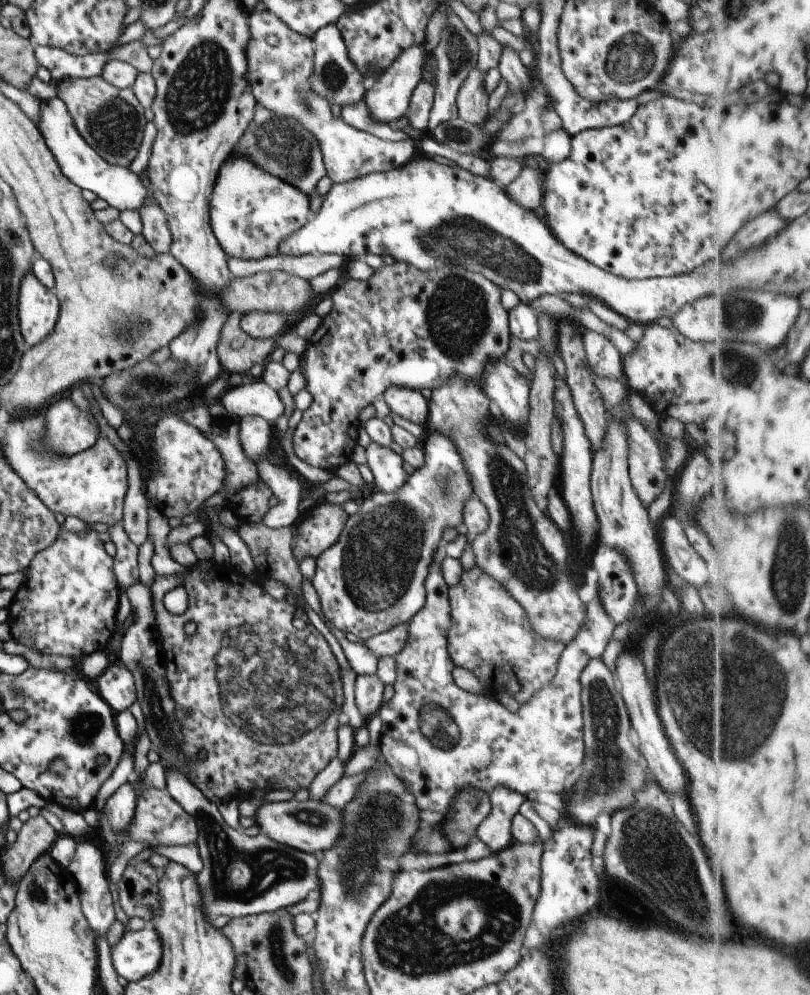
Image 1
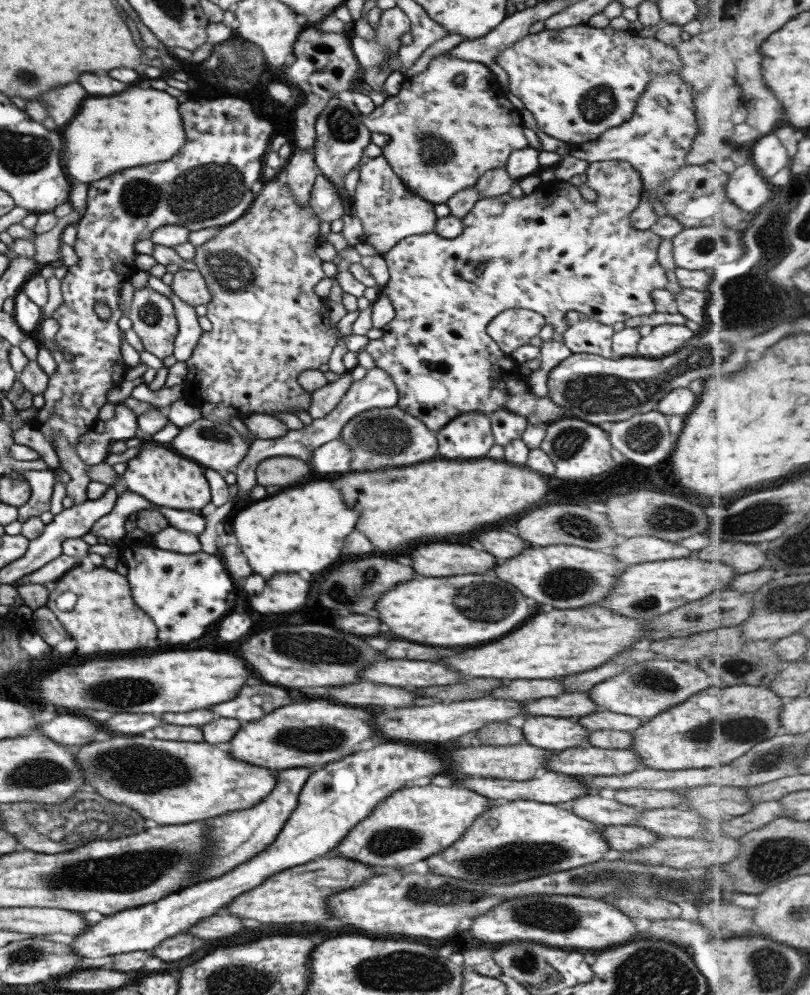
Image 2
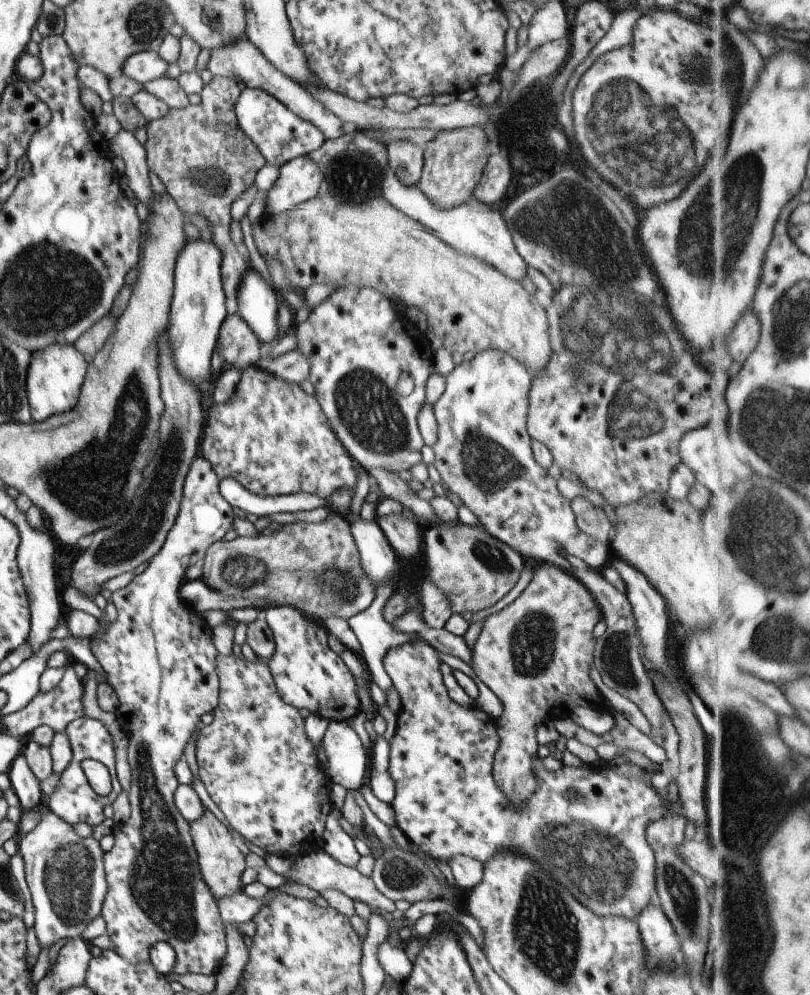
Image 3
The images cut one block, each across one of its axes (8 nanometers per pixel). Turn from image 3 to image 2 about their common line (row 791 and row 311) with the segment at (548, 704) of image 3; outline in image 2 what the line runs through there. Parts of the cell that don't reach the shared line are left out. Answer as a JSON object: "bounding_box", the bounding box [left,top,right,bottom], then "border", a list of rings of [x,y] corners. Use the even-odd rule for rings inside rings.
{"bounding_box":[487,309,547,355],"border":[[[506,309],[496,315],[487,327],[487,333],[507,355],[528,344],[538,336],[547,320],[542,314],[528,309]]]}

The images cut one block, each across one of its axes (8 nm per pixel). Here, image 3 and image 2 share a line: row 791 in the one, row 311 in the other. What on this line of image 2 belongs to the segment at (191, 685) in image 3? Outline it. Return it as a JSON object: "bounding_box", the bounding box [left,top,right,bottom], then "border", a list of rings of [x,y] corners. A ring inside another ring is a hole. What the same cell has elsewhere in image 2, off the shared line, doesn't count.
{"bounding_box":[128,286,179,358],"border":[[[150,286],[135,290],[128,316],[144,351],[158,358],[174,354],[179,325],[170,299]]]}

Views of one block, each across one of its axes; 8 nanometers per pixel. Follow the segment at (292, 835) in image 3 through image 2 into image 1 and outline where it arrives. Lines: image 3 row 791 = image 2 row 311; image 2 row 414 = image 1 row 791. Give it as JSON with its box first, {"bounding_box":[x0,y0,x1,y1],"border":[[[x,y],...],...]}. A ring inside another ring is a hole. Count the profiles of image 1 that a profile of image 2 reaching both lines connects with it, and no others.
{"bounding_box":[151,562,344,803],"border":[[[214,562],[211,566],[209,569],[194,567],[183,578],[183,581],[180,581],[181,576],[177,574],[170,576],[156,574],[151,584],[157,629],[163,636],[162,660],[165,662],[171,695],[175,700],[175,716],[179,723],[182,723],[183,728],[183,736],[179,738],[179,744],[182,750],[186,752],[186,756],[191,758],[190,772],[193,772],[193,775],[189,776],[188,780],[214,803],[220,802],[221,798],[226,796],[241,800],[249,797],[250,792],[253,792],[254,789],[266,789],[267,792],[270,792],[280,788],[289,788],[295,791],[300,788],[309,788],[309,784],[314,780],[314,777],[321,773],[332,758],[338,754],[336,731],[344,718],[342,713],[344,697],[338,660],[332,653],[332,649],[330,649],[330,645],[328,645],[324,636],[309,622],[306,613],[294,606],[290,599],[274,599],[266,593],[262,581],[257,581],[257,579],[245,575],[233,567],[230,562],[221,564]],[[175,583],[183,586],[188,595],[188,608],[181,615],[171,614],[164,607],[164,594],[170,592]],[[189,620],[193,620],[197,624],[197,632],[190,638],[184,635],[184,625]],[[200,750],[206,750],[204,760],[197,757],[197,752]]]}

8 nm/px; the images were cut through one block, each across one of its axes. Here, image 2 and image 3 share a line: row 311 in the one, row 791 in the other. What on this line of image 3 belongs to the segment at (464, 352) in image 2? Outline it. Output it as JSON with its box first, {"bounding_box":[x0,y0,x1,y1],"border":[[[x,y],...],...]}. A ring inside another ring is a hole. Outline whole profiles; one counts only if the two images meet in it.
{"bounding_box":[383,640,666,920],"border":[[[414,640],[414,642],[408,642],[404,646],[398,646],[398,648],[390,648],[384,656],[383,665],[386,674],[393,682],[394,689],[400,696],[400,708],[397,712],[398,722],[396,722],[396,730],[394,731],[394,737],[389,742],[389,761],[388,772],[390,778],[396,782],[395,797],[392,800],[390,806],[394,810],[396,815],[397,827],[403,831],[403,840],[407,843],[416,844],[420,850],[424,852],[430,852],[432,858],[436,858],[438,862],[448,862],[452,856],[458,854],[464,854],[479,860],[482,863],[494,858],[496,852],[504,852],[504,850],[510,850],[510,852],[518,852],[522,856],[528,856],[532,858],[536,864],[544,866],[544,870],[550,874],[550,876],[560,884],[560,886],[566,886],[568,892],[582,904],[586,904],[586,908],[590,908],[596,916],[624,916],[626,920],[636,920],[638,914],[650,905],[655,900],[656,895],[656,861],[654,858],[654,852],[650,848],[648,842],[646,842],[645,828],[648,822],[658,820],[664,816],[666,808],[662,806],[658,794],[655,789],[642,778],[642,776],[622,776],[622,774],[616,774],[612,766],[607,765],[608,768],[596,772],[592,764],[585,764],[584,766],[574,768],[568,765],[556,770],[556,772],[548,772],[542,764],[542,758],[536,756],[534,758],[534,778],[536,778],[536,790],[534,790],[534,796],[530,796],[528,800],[524,800],[520,804],[520,808],[514,808],[510,804],[510,800],[506,800],[506,794],[502,792],[501,788],[498,788],[498,784],[494,782],[492,776],[493,764],[498,750],[498,733],[496,728],[495,719],[488,715],[482,709],[472,705],[456,704],[446,690],[444,686],[442,673],[440,672],[440,654],[434,650],[433,646],[430,646],[427,642],[420,642],[420,640]]]}

